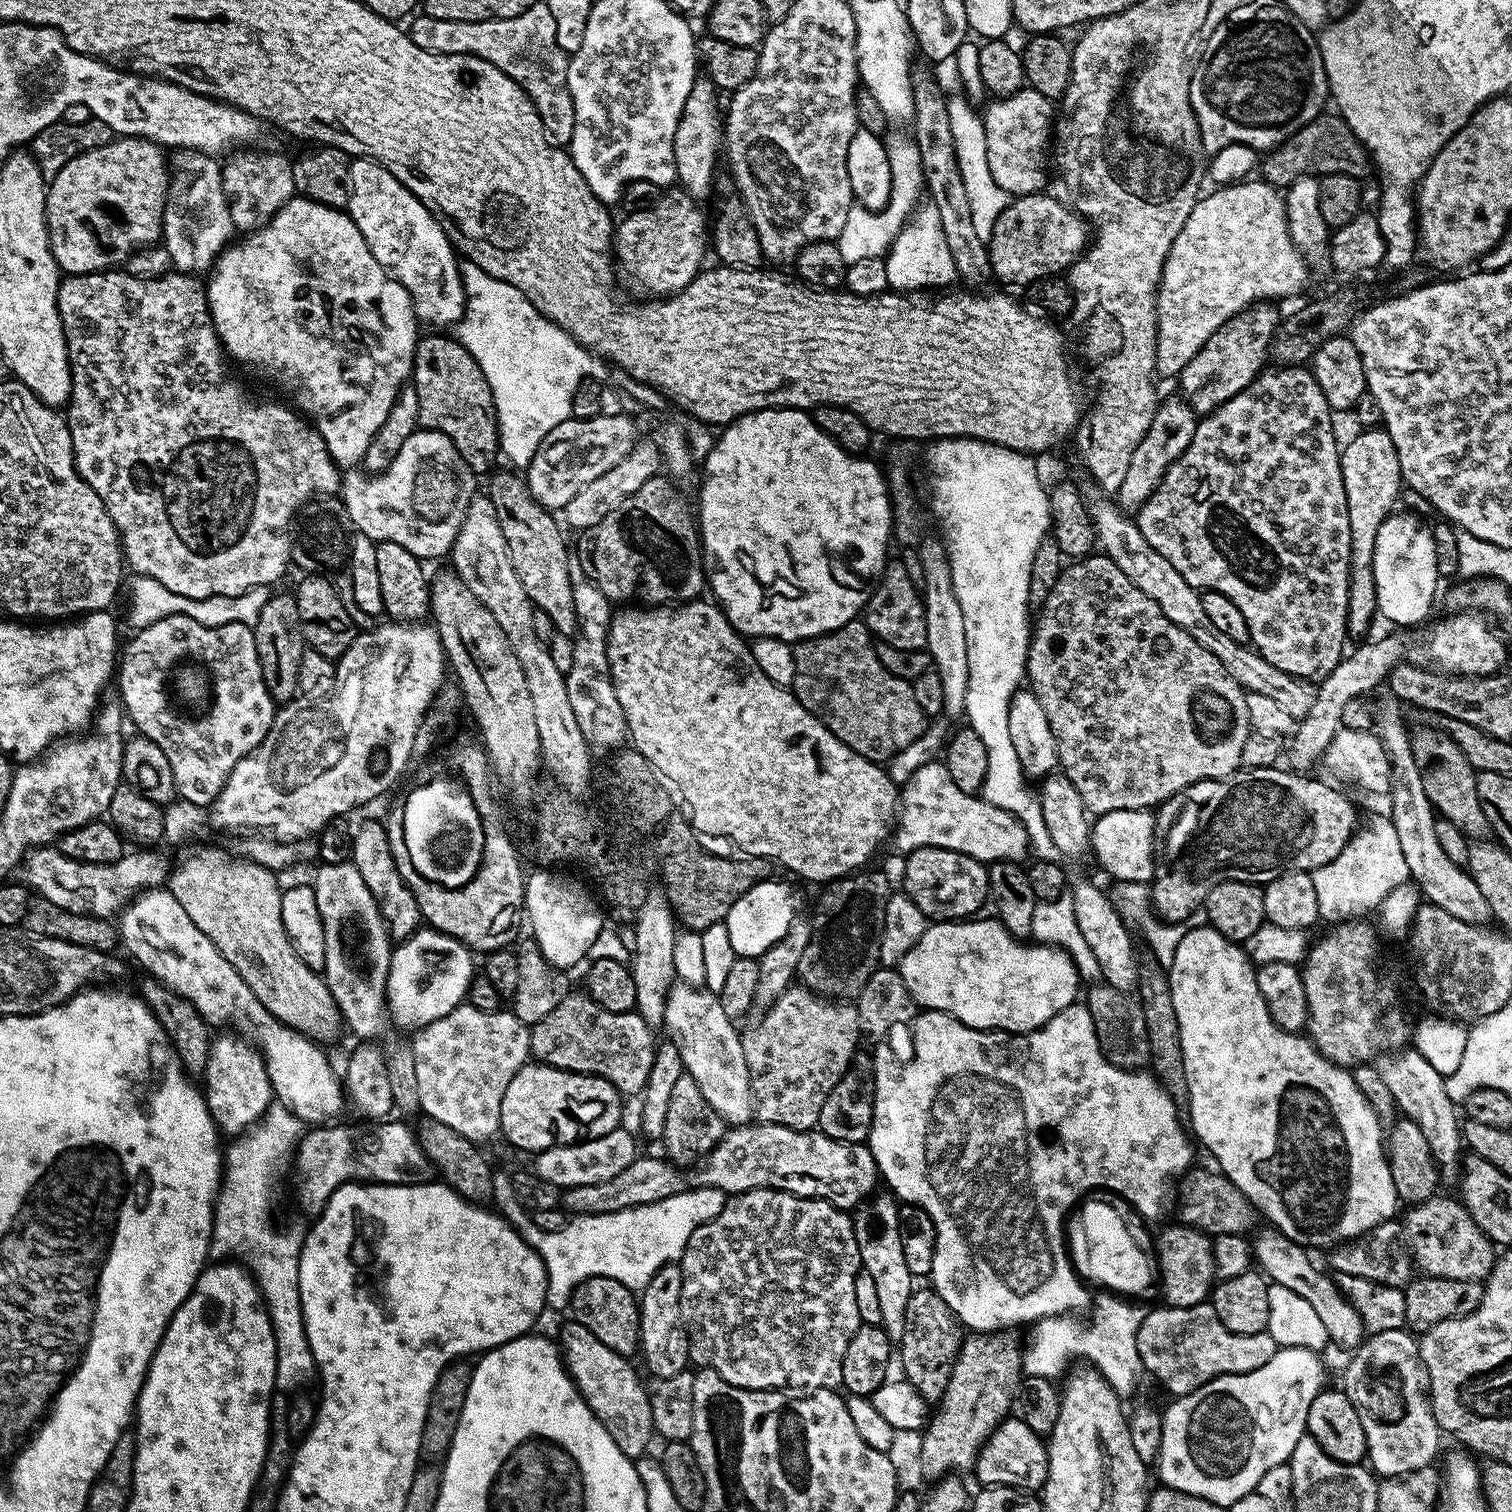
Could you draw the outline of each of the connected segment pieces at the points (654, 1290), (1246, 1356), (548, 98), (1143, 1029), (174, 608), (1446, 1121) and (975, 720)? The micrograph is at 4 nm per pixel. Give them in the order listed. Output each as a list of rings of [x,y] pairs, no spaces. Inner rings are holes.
[[[669,1262],[663,1264],[650,1278],[643,1292],[639,1293],[638,1303],[640,1305],[640,1347],[639,1351],[644,1352],[644,1364],[649,1368],[651,1375],[658,1378],[670,1378],[679,1371],[687,1369],[690,1364],[688,1354],[688,1329],[684,1326],[684,1315],[680,1305],[680,1291],[682,1290],[682,1270],[679,1263]]]
[[[1211,1303],[1195,1304],[1189,1308],[1153,1307],[1142,1322],[1137,1334],[1138,1354],[1143,1371],[1157,1376],[1173,1397],[1185,1396],[1198,1390],[1206,1382],[1226,1374],[1258,1370],[1274,1358],[1277,1350],[1275,1338],[1267,1331],[1256,1334],[1231,1333],[1219,1321]]]
[[[538,2],[534,6],[530,6],[514,18],[487,20],[486,22],[450,22],[439,14],[420,16],[413,22],[412,28],[410,27],[410,35],[415,44],[422,46],[422,50],[441,52],[442,54],[466,54],[469,52],[472,56],[477,56],[498,66],[498,70],[502,70],[507,76],[514,78],[514,82],[518,82],[518,86],[522,86],[522,90],[531,98],[542,118],[542,126],[547,132],[549,140],[553,144],[561,146],[567,146],[572,141],[574,102],[570,98],[568,89],[570,56],[562,50],[561,46],[558,46],[557,35],[554,32],[554,17],[550,14],[550,7],[545,2]]]
[[[1096,982],[1089,988],[1092,989],[1088,992],[1086,1003],[1090,1010],[1090,1018],[1094,1018],[1098,1046],[1104,1057],[1119,1068],[1147,1069],[1152,1055],[1150,1054],[1148,1027],[1140,1000],[1132,992],[1123,992],[1107,982]]]
[[[139,574],[131,577],[132,585],[127,585],[128,620],[133,629],[139,630],[158,622],[167,616],[189,616],[194,622],[202,622],[206,626],[222,626],[223,624],[246,624],[254,626],[258,622],[258,614],[262,614],[262,606],[266,606],[270,592],[267,587],[251,588],[237,596],[211,596],[205,600],[191,600],[182,594],[174,594],[174,590],[166,590],[162,582],[154,582],[154,578]]]
[[[1402,1050],[1397,1054],[1384,1054],[1375,1061],[1378,1074],[1382,1074],[1386,1086],[1390,1086],[1390,1094],[1394,1094],[1397,1109],[1407,1119],[1418,1122],[1426,1142],[1430,1142],[1432,1157],[1436,1159],[1436,1166],[1445,1181],[1455,1181],[1462,1172],[1462,1124],[1456,1121],[1457,1105],[1446,1094],[1444,1077],[1422,1058],[1422,1054],[1415,1050]]]
[[[966,704],[964,716],[974,730],[978,730],[978,738],[986,746],[986,782],[982,789],[983,799],[995,808],[1009,812],[1011,816],[1021,820],[1029,830],[1043,829],[1044,819],[1040,809],[1040,801],[1028,788],[1024,788],[1026,777],[1018,762],[1018,753],[1014,750],[1014,742],[1010,742],[1010,704]]]

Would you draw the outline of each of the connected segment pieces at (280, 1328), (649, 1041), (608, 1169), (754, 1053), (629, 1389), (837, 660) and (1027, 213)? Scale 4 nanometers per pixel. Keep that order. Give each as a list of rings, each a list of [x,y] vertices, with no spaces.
[[[273,1102],[259,1124],[237,1135],[232,1145],[223,1149],[224,1166],[220,1191],[216,1194],[212,1217],[211,1255],[235,1258],[253,1275],[264,1295],[264,1304],[274,1326],[276,1339],[276,1386],[279,1391],[295,1393],[308,1379],[313,1379],[318,1365],[306,1334],[302,1298],[298,1290],[300,1248],[304,1236],[283,1232],[272,1221],[272,1191],[284,1163],[293,1159],[298,1143],[298,1120],[290,1106]]]
[[[573,991],[562,998],[546,1018],[531,1025],[531,1055],[552,1068],[606,1078],[621,1094],[643,1093],[658,1043],[657,1037],[652,1037],[654,1029],[639,1012],[603,1008],[591,996],[580,992]]]
[[[621,1126],[610,1134],[602,1134],[593,1140],[581,1140],[575,1144],[555,1144],[545,1152],[535,1153],[534,1171],[541,1179],[552,1182],[563,1190],[574,1186],[586,1186],[594,1182],[606,1182],[606,1178],[614,1178],[614,1174],[622,1174],[630,1162],[638,1155],[636,1140],[629,1129]]]
[[[792,986],[784,998],[775,1000],[761,1016],[764,1017],[753,1028],[743,1029],[740,1037],[742,1054],[750,1074],[755,1115],[766,1124],[815,1129],[820,1122],[826,1094],[838,1086],[842,1074],[846,1074],[861,1047],[862,1033],[855,1003],[844,998],[821,998],[807,986]]]
[[[569,1322],[558,1339],[562,1349],[562,1359],[568,1375],[576,1384],[576,1389],[584,1395],[590,1410],[604,1424],[606,1431],[614,1438],[618,1450],[633,1458],[645,1455],[648,1443],[654,1439],[651,1420],[651,1406],[645,1385],[640,1384],[636,1372],[625,1357],[618,1355],[610,1346],[598,1342],[586,1326]]]
[[[863,619],[846,622],[838,630],[830,630],[825,636],[812,636],[799,641],[794,648],[794,678],[790,687],[796,701],[811,716],[816,716],[840,739],[858,754],[873,762],[887,762],[898,750],[910,746],[914,738],[924,733],[926,717],[909,681],[898,678],[882,666],[876,656],[874,637]]]
[[[1035,192],[1029,196],[1015,197],[1004,207],[1002,214],[998,214],[994,230],[986,243],[991,275],[995,278],[997,276],[1004,284],[1027,286],[1036,280],[1043,280],[1071,268],[1072,263],[1090,243],[1090,228],[1084,217],[1067,208],[1062,202],[1044,192]]]

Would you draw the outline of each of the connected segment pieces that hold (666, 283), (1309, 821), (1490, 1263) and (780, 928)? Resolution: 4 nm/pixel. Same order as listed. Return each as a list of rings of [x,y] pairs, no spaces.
[[[683,190],[676,192],[665,191],[656,204],[640,211],[629,211],[624,221],[617,223],[614,228],[614,256],[617,261],[624,263],[624,268],[644,288],[649,288],[656,298],[667,298],[680,292],[701,271],[706,256],[706,220],[696,209],[697,201]]]
[[[1280,766],[1270,768],[1249,768],[1237,770],[1231,776],[1223,780],[1199,780],[1197,784],[1191,784],[1184,791],[1171,796],[1169,800],[1159,805],[1158,815],[1155,817],[1156,834],[1158,837],[1158,863],[1156,874],[1150,884],[1152,893],[1152,906],[1157,916],[1165,922],[1184,921],[1187,916],[1196,908],[1203,905],[1205,898],[1218,886],[1227,880],[1238,882],[1250,882],[1251,884],[1265,885],[1274,878],[1278,878],[1284,872],[1306,872],[1312,873],[1315,868],[1321,868],[1329,864],[1348,845],[1348,840],[1358,827],[1356,821],[1356,808],[1336,788],[1323,784],[1320,780],[1311,780],[1311,775],[1297,774],[1295,771],[1280,769]]]
[[[1443,1194],[1432,1196],[1426,1202],[1411,1205],[1408,1213],[1402,1217],[1403,1233],[1402,1238],[1406,1245],[1406,1252],[1411,1257],[1413,1265],[1421,1268],[1421,1273],[1429,1276],[1441,1276],[1442,1278],[1454,1278],[1455,1280],[1479,1280],[1487,1281],[1492,1274],[1492,1268],[1496,1264],[1498,1255],[1490,1237],[1474,1222],[1469,1212],[1464,1211],[1463,1204],[1459,1199]]]
[[[779,878],[761,880],[735,900],[734,906],[725,916],[724,923],[737,957],[757,959],[762,953],[771,951],[779,945],[777,943],[789,932],[797,912],[806,902],[807,887],[797,885]]]

